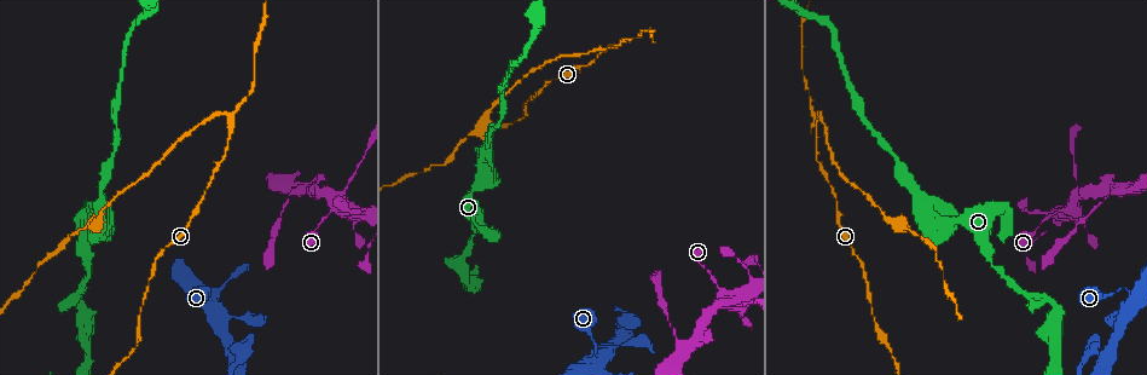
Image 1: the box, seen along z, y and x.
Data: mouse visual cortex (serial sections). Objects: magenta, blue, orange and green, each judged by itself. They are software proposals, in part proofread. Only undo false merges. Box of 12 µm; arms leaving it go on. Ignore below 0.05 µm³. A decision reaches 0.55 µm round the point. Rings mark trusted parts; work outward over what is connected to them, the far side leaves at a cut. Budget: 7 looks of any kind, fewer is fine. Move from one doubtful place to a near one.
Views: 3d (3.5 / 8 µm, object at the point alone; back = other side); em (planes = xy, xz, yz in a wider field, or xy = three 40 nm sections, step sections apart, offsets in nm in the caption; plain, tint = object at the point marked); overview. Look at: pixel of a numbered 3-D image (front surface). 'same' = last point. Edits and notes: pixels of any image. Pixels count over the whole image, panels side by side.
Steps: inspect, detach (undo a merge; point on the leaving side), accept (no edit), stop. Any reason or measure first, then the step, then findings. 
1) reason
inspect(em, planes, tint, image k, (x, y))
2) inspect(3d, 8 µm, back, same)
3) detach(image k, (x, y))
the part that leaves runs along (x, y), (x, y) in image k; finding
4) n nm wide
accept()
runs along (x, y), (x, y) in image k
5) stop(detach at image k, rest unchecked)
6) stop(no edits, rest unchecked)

narrows sharply
inspect(3d, 3.5 µm, image 1, (74, 299))

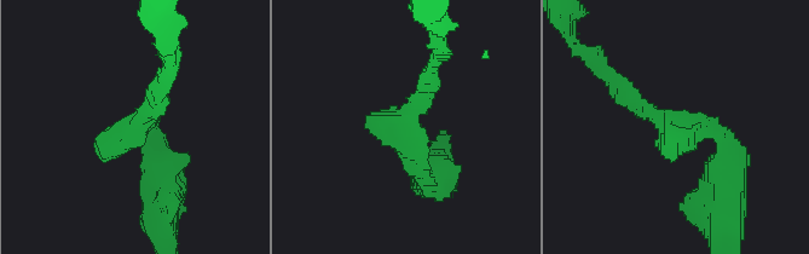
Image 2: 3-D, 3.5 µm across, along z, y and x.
need the tissue
inspect(em, xy, step 3, plain, image 2, (664, 119))

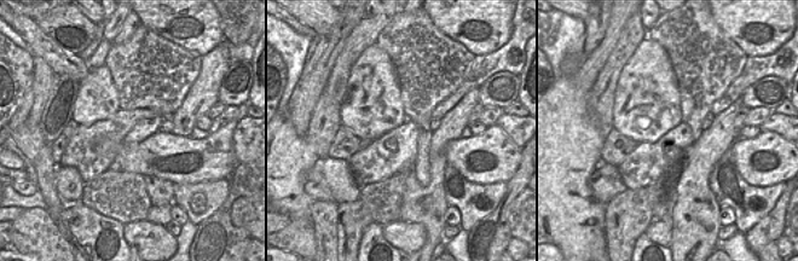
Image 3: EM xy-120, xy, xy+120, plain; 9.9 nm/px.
with the object marked
inspect(em, xy, step 3, tint, same)

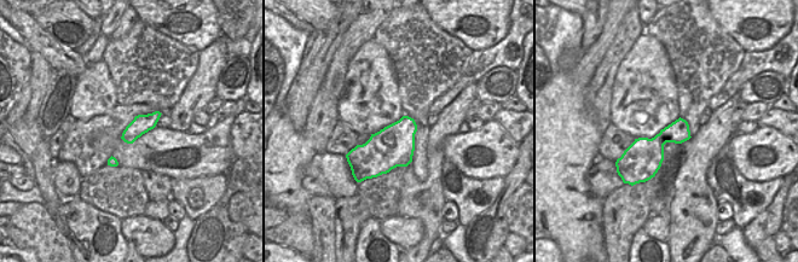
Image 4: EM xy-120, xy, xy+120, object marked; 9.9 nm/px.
accept()
runs along (610, 76), (656, 117), (705, 121), (731, 148) in image 2; all the same cell

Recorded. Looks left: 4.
four or more arms meet
inspect(3d, 3.5 µm, image 1, (333, 210))

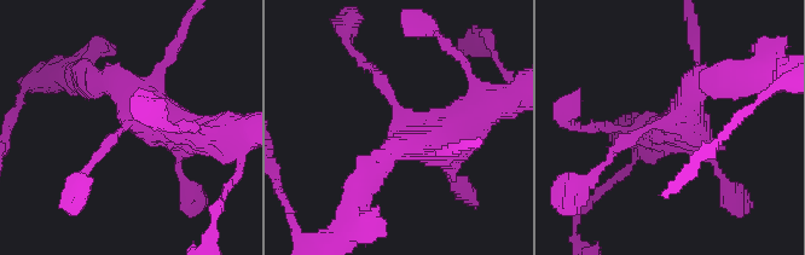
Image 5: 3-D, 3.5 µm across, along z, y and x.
shape alone is not enough
inspect(em, xy, step 2, tint, image 5, (407, 129))

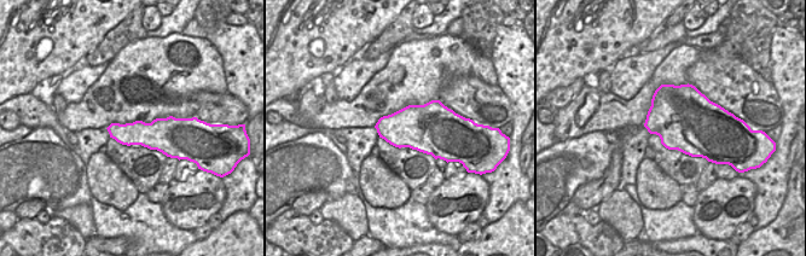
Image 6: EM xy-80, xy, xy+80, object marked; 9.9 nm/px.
accept()
runs along (613, 152), (722, 81) in image 5; continuous, no second cell

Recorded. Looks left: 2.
three arms meet
inspect(3d, 3.5 µm, image 1, (815, 118))

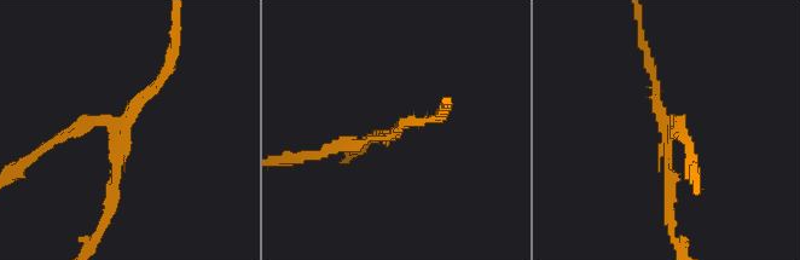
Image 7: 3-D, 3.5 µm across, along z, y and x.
need the tissue
inspect(em, xy, step 2, tint, image 7, (122, 136))

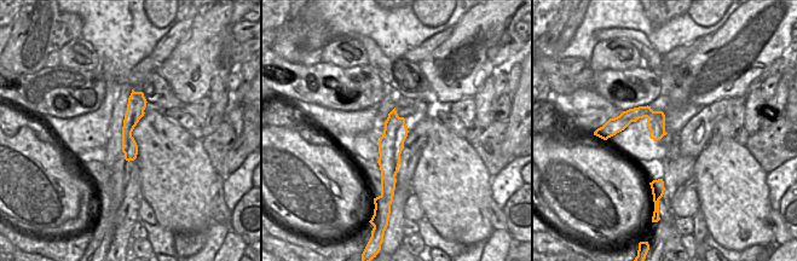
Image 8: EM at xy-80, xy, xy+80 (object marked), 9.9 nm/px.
detach(image 7, (338, 144))
the part that leaves runs along (384, 138), (295, 160) in image 7; two cells meet here

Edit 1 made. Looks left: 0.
stop(detach at image 7, rest unchecked)

